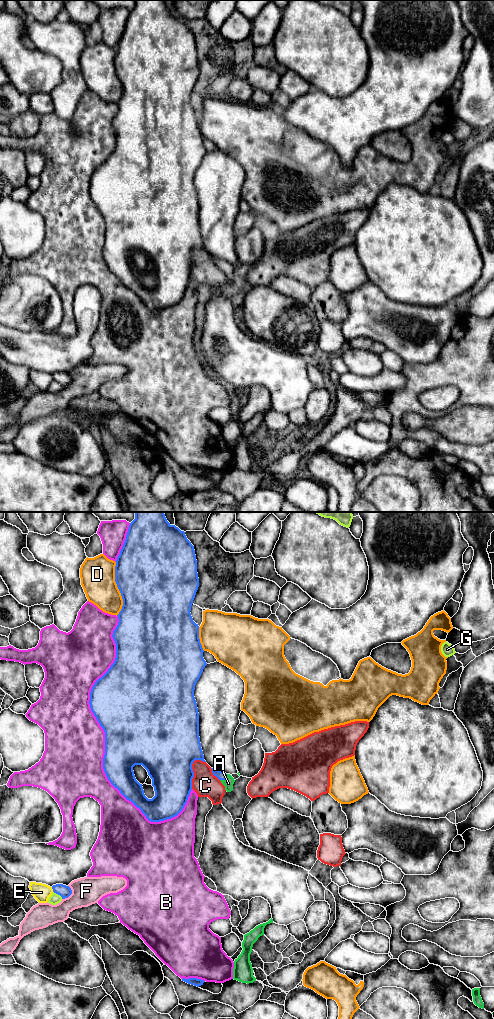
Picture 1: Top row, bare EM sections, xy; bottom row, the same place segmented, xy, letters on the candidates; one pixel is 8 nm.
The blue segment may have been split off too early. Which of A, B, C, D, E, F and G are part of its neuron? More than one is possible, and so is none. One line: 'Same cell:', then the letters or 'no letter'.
Same cell: A

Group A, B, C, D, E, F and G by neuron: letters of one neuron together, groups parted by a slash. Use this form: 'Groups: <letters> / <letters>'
Groups: A / B / C F / D / E / G

